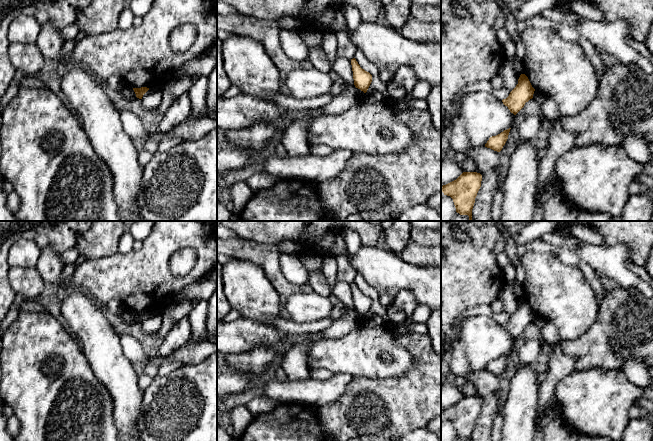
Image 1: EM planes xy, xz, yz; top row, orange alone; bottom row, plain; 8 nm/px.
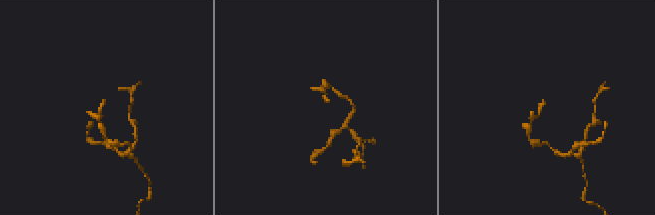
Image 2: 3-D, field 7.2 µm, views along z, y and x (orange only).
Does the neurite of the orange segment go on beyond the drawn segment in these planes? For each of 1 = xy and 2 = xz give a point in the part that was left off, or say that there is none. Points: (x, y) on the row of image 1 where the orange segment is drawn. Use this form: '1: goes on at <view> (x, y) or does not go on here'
1: does not go on here
2: does not go on here

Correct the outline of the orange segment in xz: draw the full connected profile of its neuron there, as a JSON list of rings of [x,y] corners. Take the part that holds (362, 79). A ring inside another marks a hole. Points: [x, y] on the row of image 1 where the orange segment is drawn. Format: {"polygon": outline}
{"polygon": [[[355,58],[351,59],[351,65],[355,87],[366,93],[372,82],[372,75],[362,69]]]}

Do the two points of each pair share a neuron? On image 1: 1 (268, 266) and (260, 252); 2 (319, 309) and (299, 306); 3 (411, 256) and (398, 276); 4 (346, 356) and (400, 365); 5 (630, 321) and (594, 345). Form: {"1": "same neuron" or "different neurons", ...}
{"1": "same neuron", "2": "same neuron", "3": "different neurons", "4": "same neuron", "5": "same neuron"}

